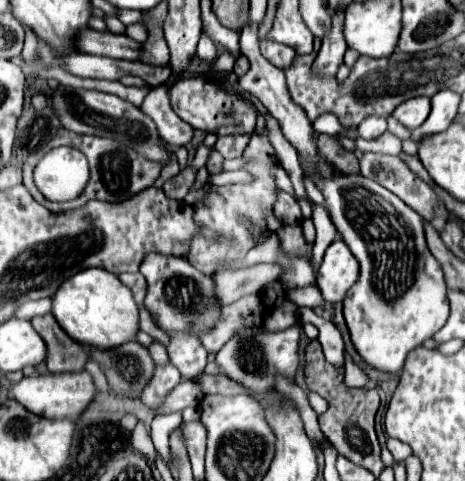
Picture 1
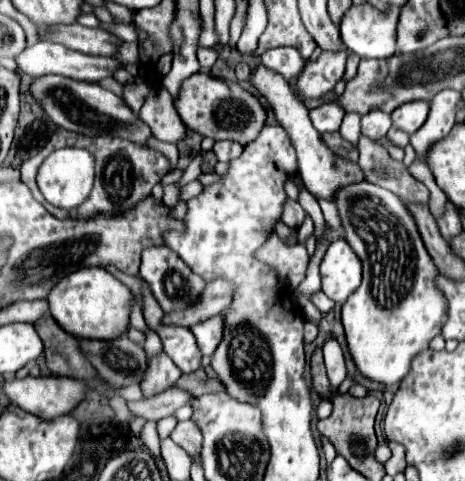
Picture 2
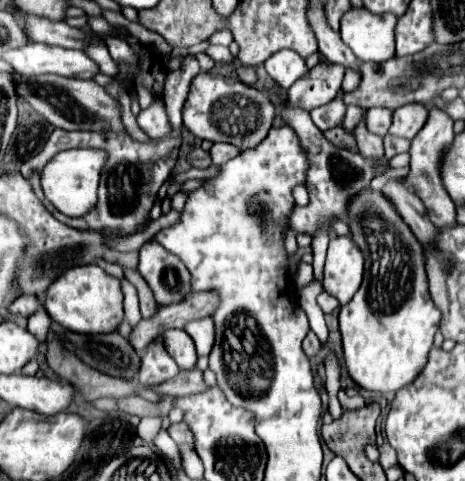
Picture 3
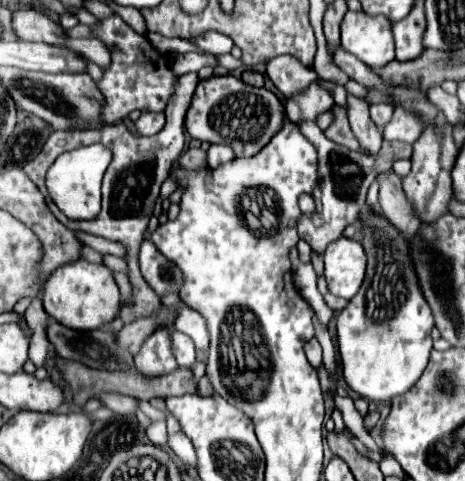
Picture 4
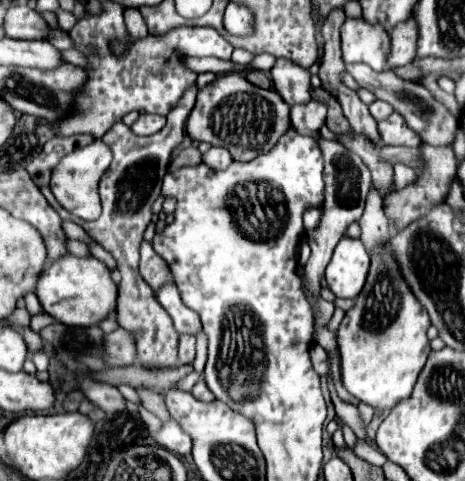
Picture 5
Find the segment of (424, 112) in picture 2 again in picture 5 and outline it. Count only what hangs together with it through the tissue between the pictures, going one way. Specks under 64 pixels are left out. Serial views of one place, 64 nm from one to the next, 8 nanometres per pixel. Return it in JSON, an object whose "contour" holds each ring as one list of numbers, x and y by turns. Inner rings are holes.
{"contour":[[392,114,390,118,378,122,378,132,380,132,380,140,386,146,412,146,412,148,420,148,422,140,420,136,416,136,416,132,412,132,406,122,402,120,400,114]]}

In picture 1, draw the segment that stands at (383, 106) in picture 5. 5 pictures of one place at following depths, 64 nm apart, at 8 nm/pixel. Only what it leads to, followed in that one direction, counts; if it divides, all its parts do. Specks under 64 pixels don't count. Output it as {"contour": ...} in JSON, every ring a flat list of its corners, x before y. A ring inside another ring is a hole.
{"contour":[[368,116,368,120,362,120,360,126,358,126,358,132,364,140,372,140,372,138,378,138,386,132,388,128,388,122,384,116]]}

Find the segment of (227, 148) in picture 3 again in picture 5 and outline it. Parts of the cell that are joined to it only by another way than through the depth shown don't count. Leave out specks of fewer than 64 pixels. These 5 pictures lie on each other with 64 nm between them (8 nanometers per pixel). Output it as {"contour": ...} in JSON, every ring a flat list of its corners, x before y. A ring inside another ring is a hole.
{"contour":[[210,148,206,154,202,154,202,162,212,170,226,170,232,164,232,156,226,148]]}

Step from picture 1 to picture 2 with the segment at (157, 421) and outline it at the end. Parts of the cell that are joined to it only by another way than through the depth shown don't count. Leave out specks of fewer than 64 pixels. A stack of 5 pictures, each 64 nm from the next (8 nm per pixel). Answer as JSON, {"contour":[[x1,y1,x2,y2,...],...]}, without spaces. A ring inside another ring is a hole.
{"contour":[[174,416,163,418,157,422,157,431,160,441,170,436,177,423,178,420]]}

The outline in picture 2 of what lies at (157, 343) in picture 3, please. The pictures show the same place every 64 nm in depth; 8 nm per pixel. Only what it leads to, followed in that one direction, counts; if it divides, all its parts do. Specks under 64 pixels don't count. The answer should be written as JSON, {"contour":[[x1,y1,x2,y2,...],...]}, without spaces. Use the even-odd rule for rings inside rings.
{"contour":[[160,352,148,358,148,370,140,382,140,388,146,398,156,396,168,390,170,384,174,384,180,378,180,374,182,374,180,368,176,368,176,364,168,358,168,354]]}

